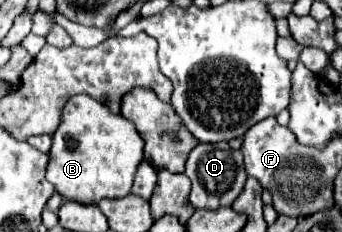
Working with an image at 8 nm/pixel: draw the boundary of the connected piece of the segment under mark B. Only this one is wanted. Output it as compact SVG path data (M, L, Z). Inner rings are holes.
M81 93L71 97L63 109L63 119L49 151L47 181L53 183L57 193L67 201L97 205L101 199L129 195L141 161L143 139L137 129L121 115L113 115L93 97Z

